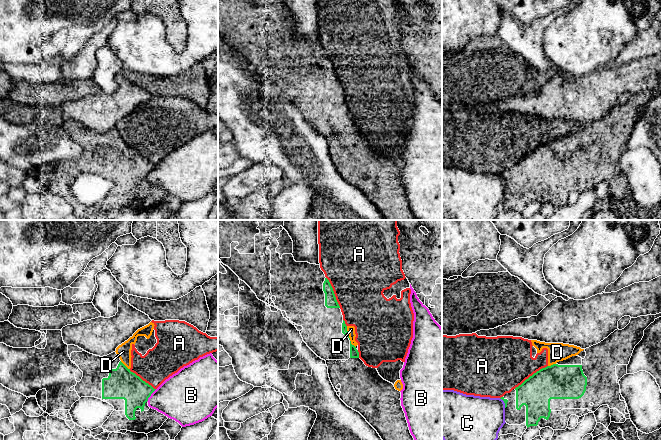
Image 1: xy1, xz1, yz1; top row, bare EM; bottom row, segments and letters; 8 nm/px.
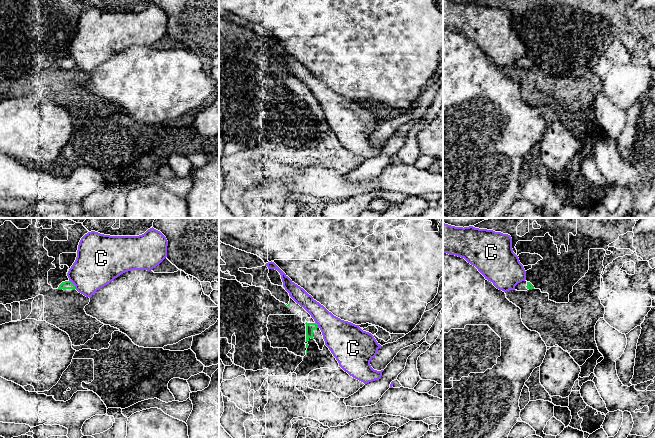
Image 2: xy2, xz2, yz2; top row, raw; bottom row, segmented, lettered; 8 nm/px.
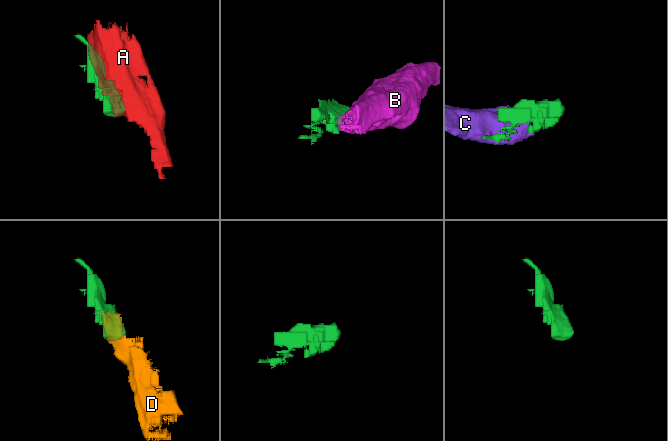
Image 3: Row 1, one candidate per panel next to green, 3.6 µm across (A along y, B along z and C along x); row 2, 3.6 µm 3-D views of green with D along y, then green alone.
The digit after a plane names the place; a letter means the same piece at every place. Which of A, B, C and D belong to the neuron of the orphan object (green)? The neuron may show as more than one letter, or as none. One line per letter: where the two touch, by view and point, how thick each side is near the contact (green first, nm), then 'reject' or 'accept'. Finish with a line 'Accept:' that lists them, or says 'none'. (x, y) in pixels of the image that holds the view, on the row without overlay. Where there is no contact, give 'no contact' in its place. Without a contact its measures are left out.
A: yz1 (530, 152) | 280/440 nm | reject
B: xy1 (150, 171) | 240/380 nm | reject
C: xy2 (73, 60) | 60/360 nm | reject
D: xz1 (348, 113) | 50/60 nm | reject
Accept: none

